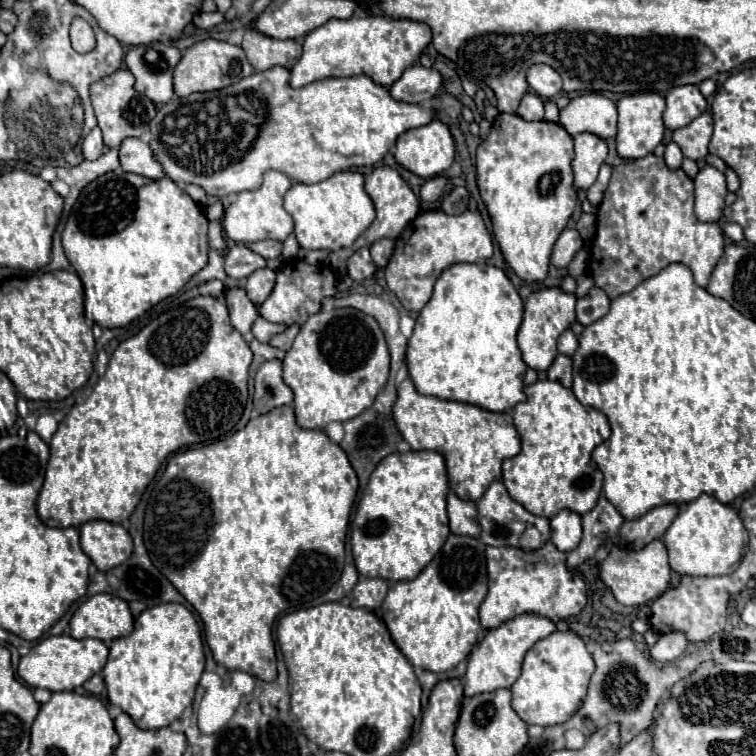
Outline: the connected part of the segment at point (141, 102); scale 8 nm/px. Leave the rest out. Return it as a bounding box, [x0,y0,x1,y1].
[90,69,156,147]

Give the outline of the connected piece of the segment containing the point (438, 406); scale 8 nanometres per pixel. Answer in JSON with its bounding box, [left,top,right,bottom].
[392,377,520,501]

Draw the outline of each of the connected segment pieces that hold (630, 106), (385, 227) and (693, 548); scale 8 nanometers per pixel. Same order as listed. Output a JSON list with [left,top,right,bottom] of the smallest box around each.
[[616,93,666,159],[362,165,420,245],[664,495,748,575]]

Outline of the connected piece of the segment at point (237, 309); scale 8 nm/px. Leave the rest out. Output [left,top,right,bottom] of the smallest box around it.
[224,287,258,335]

